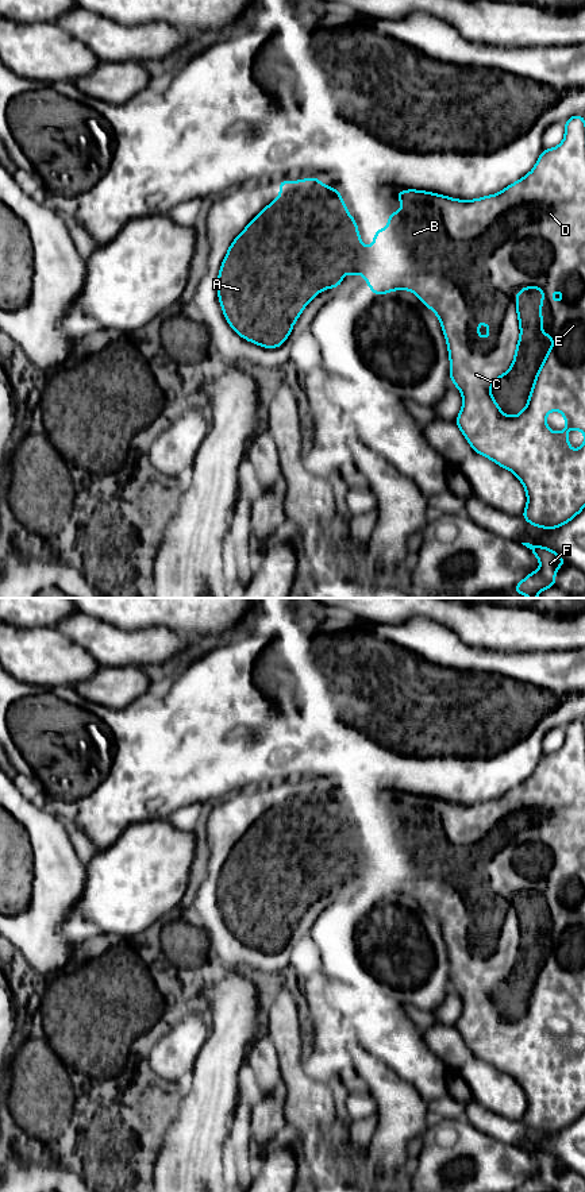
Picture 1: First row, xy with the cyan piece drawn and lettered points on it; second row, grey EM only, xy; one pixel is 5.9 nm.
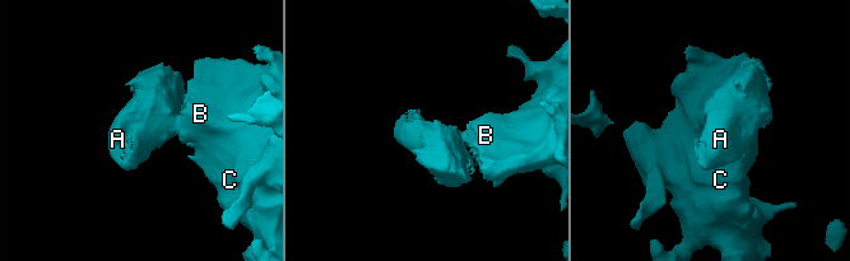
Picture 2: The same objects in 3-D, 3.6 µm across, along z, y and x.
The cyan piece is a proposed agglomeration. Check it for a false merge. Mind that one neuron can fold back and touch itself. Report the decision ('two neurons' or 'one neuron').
one neuron

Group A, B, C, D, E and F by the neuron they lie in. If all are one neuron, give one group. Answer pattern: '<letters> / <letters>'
A B C D E F

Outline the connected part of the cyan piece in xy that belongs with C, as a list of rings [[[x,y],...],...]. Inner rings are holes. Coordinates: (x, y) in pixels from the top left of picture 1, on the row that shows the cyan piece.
[[[573,115],[565,121],[565,138],[561,144],[554,148],[543,148],[534,169],[523,178],[511,184],[501,192],[476,200],[457,200],[449,196],[442,196],[426,190],[407,189],[404,192],[397,190],[396,198],[403,204],[400,211],[395,211],[388,216],[388,227],[374,231],[374,240],[367,250],[361,242],[358,225],[355,219],[349,213],[347,207],[338,189],[328,185],[322,185],[319,177],[305,178],[300,181],[281,181],[277,184],[281,193],[268,207],[265,207],[247,227],[234,239],[228,251],[223,259],[218,277],[218,297],[222,305],[223,315],[231,328],[247,342],[258,344],[263,348],[278,348],[289,337],[290,331],[309,301],[316,297],[322,290],[338,288],[342,285],[342,278],[346,273],[351,275],[363,275],[373,294],[381,296],[393,290],[409,290],[430,308],[439,319],[444,339],[447,342],[449,358],[450,358],[450,381],[458,387],[462,394],[462,409],[455,418],[455,424],[461,429],[462,435],[472,445],[476,454],[480,454],[493,460],[500,467],[504,467],[513,472],[524,486],[527,493],[527,506],[522,513],[522,517],[531,525],[542,529],[557,529],[569,521],[571,521],[585,508],[585,441],[573,451],[569,445],[567,432],[577,429],[585,433],[585,120],[584,115]],[[538,288],[543,292],[539,305],[540,316],[540,335],[550,336],[553,346],[544,355],[534,385],[527,401],[526,408],[517,416],[507,416],[501,412],[500,406],[494,401],[490,387],[492,385],[505,374],[512,371],[516,362],[517,350],[523,337],[522,320],[519,313],[517,294],[523,290]],[[480,321],[490,329],[486,339],[482,342],[478,324]],[[559,410],[565,417],[566,431],[551,432],[546,424],[546,416]]]

